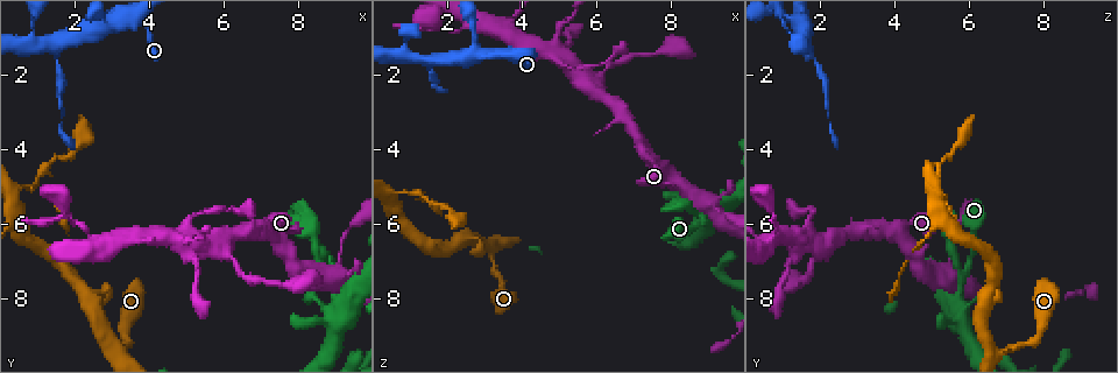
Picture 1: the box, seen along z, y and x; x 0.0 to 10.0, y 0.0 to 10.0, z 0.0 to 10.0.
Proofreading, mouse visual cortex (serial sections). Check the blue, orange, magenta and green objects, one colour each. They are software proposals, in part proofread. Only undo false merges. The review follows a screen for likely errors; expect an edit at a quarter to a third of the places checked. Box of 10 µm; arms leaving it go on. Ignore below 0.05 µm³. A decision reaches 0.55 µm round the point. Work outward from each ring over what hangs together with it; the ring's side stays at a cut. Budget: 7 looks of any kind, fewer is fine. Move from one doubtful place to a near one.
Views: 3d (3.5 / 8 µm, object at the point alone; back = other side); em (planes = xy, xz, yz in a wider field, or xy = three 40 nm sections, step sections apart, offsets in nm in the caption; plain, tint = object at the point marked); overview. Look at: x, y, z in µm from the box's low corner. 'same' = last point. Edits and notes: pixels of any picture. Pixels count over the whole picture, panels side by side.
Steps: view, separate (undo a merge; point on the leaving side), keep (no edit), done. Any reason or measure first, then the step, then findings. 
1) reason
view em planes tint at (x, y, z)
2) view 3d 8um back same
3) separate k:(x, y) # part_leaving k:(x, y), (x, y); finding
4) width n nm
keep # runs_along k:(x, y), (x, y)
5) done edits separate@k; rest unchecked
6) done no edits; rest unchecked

thin neck
view 3d 3.5um at (0.95, 4.85, 5.10)

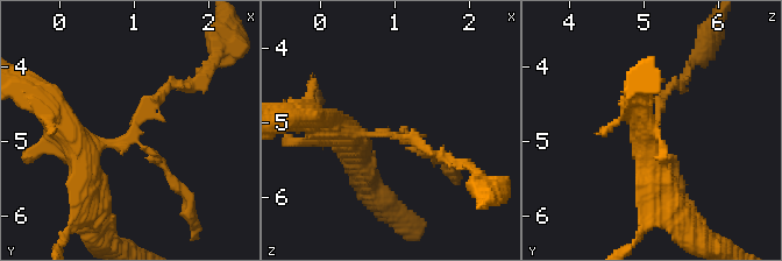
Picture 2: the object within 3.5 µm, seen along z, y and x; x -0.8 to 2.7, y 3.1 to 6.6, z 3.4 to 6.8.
view em xy step 3 tint at (0.90, 4.90, 5.15)

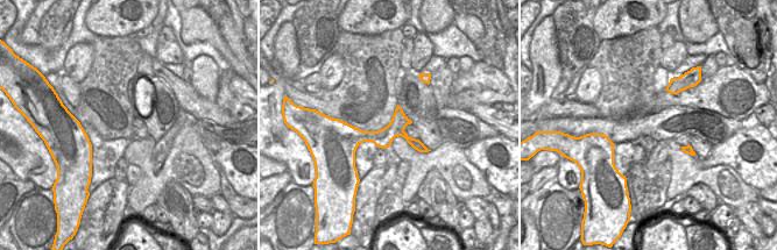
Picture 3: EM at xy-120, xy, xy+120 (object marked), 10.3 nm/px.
separate 2:(144, 113) # part_leaving 2:(111, 146), (126, 142), (143, 106), (193, 82); two cells meet here

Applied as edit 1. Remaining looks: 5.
redraw
view overview

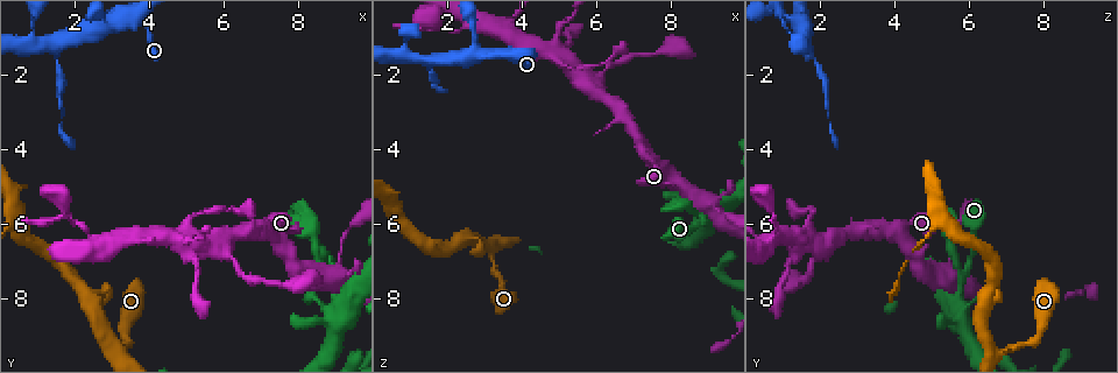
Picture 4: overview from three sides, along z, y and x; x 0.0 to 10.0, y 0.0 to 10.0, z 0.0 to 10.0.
thick turns thin
view 3d 3.5um at (1.60, 1.65, 1.85)

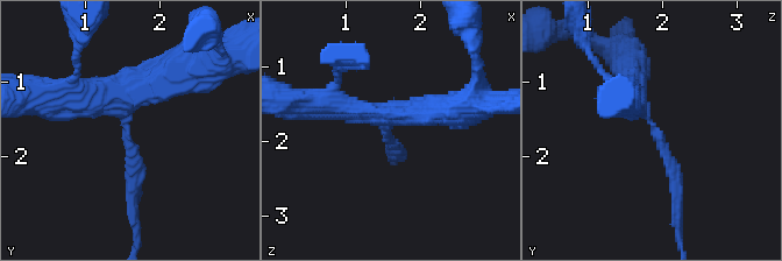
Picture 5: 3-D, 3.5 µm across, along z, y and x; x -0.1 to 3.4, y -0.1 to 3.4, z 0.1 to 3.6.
view em xy step 2 tint at (1.55, 1.60, 1.90)

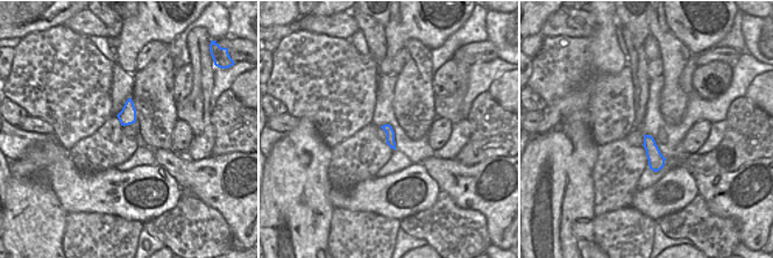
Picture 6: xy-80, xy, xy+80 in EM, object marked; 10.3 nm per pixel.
view em xy step 5 tint same

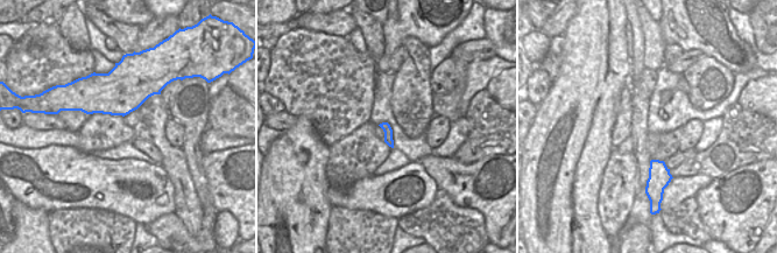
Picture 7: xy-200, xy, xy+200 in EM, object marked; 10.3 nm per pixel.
separate 5:(137, 160) # part_leaving 5:(123, 124), (134, 163), (137, 234); a second cell is stuck on

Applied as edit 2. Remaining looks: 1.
done edits separate@2, separate@5; rest unchecked

